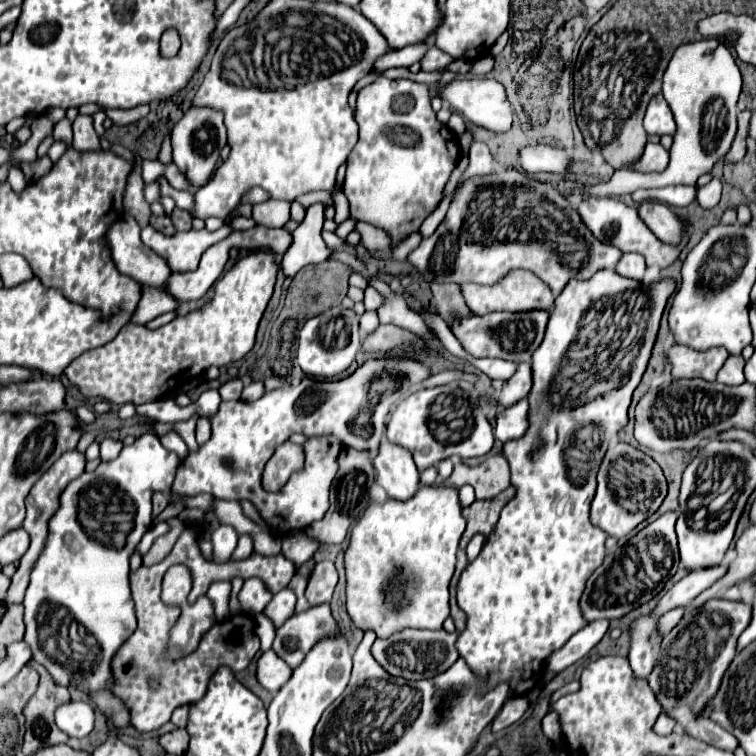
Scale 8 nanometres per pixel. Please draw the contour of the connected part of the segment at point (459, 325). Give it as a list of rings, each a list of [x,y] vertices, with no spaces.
[[[532,310],[532,312],[490,312],[486,316],[472,316],[456,322],[452,326],[454,336],[462,342],[462,346],[476,358],[502,358],[510,362],[530,362],[534,350],[540,346],[544,338],[548,322],[548,312]]]

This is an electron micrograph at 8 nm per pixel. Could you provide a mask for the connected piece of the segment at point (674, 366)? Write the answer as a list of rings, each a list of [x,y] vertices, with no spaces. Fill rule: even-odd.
[[[672,344],[666,350],[666,362],[670,366],[672,380],[676,378],[704,378],[708,382],[716,380],[718,370],[730,354],[724,348],[712,348],[708,352],[692,350],[690,346]]]

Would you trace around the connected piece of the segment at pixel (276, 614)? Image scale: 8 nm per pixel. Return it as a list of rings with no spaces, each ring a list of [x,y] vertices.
[[[284,588],[278,594],[274,594],[272,602],[268,602],[268,606],[264,608],[264,616],[268,620],[272,620],[274,628],[278,630],[294,614],[294,606],[296,606],[296,594],[294,594],[294,590]]]

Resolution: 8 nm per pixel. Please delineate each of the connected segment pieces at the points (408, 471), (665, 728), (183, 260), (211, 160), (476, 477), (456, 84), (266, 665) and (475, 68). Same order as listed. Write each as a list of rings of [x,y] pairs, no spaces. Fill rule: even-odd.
[[[382,442],[380,452],[374,458],[374,468],[376,468],[376,482],[386,490],[390,498],[396,500],[408,500],[416,494],[418,486],[418,468],[414,464],[412,454],[408,450]]]
[[[660,712],[658,720],[656,720],[656,724],[654,724],[654,730],[656,730],[656,734],[660,734],[660,736],[668,736],[668,734],[672,734],[672,732],[676,730],[676,724],[668,718],[668,714]]]
[[[148,224],[142,228],[142,242],[150,246],[156,254],[164,256],[172,272],[190,272],[198,268],[198,262],[206,252],[206,248],[228,238],[230,232],[232,232],[230,226],[222,226],[216,232],[204,228],[204,230],[190,230],[190,232],[178,232],[174,236],[164,236],[162,232],[154,230]]]
[[[190,108],[172,130],[174,164],[178,166],[180,172],[184,172],[184,176],[194,188],[202,188],[210,180],[216,168],[216,162],[220,160],[222,146],[226,146],[224,116],[222,112],[216,112],[210,108]]]
[[[490,456],[480,466],[468,466],[464,462],[454,464],[454,472],[442,485],[460,488],[470,484],[476,490],[476,500],[490,500],[510,486],[510,466],[504,456]]]
[[[474,78],[474,80],[452,80],[446,84],[440,92],[440,98],[446,100],[452,110],[456,110],[464,120],[468,120],[474,126],[486,128],[490,132],[502,134],[512,128],[512,106],[506,98],[506,90],[500,82],[490,78]]]
[[[268,650],[268,652],[260,654],[256,674],[264,688],[268,688],[270,692],[278,692],[292,676],[292,668],[282,658],[278,658],[278,654],[274,650]]]
[[[484,56],[484,58],[478,58],[478,60],[472,64],[470,74],[474,74],[474,76],[484,76],[484,74],[488,74],[492,68],[494,68],[494,56]]]

